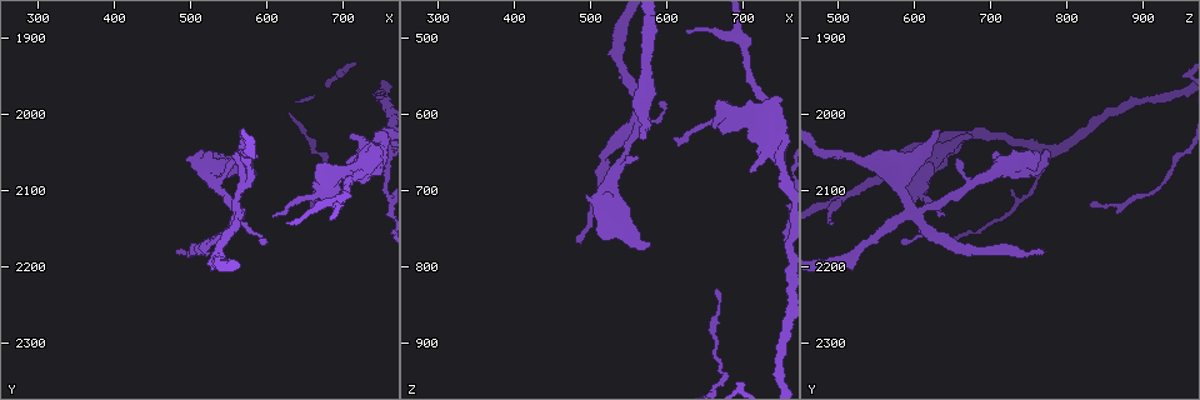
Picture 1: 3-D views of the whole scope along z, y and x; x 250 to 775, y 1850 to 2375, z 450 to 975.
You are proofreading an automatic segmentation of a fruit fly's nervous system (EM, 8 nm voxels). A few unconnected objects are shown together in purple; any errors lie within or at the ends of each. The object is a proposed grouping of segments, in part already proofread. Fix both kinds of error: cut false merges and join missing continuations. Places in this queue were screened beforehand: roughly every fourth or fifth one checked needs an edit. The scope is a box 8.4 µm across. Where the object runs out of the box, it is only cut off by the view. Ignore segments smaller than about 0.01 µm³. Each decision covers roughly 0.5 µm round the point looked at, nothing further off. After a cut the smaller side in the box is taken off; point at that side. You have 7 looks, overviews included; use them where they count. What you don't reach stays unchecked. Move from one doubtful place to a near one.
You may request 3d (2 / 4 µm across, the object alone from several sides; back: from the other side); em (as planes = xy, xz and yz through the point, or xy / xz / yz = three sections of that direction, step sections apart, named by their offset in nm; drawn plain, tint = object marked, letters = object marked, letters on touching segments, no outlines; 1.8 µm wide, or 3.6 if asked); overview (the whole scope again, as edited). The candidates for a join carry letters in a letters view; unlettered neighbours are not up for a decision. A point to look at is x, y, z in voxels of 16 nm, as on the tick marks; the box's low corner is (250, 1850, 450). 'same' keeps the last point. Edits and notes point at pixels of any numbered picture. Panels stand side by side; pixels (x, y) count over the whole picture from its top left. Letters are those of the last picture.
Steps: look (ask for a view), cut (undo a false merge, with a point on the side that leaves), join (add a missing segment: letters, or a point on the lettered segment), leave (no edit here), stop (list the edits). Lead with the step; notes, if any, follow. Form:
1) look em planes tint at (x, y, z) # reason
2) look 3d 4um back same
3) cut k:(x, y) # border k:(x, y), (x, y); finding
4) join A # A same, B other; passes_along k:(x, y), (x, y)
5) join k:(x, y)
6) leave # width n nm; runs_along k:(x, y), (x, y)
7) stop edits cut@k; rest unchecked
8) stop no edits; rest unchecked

look 3d 4um at (715, 2025, 680) # branch stops here

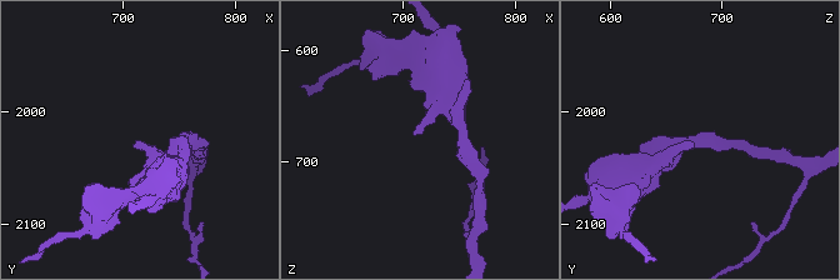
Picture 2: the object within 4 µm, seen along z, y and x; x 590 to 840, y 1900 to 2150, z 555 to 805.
look em xy step 4 letters at (712, 2030, 676) # need the tissue

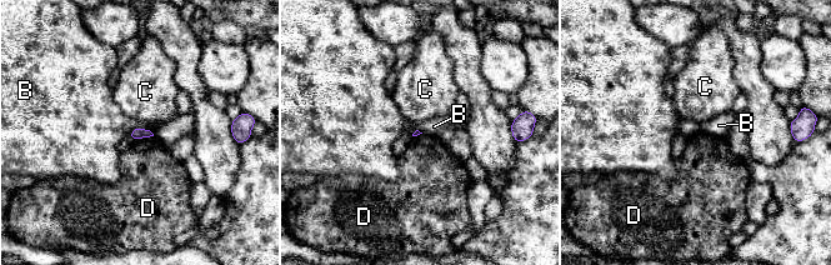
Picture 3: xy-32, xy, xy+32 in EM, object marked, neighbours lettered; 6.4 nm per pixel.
look em planes letters same

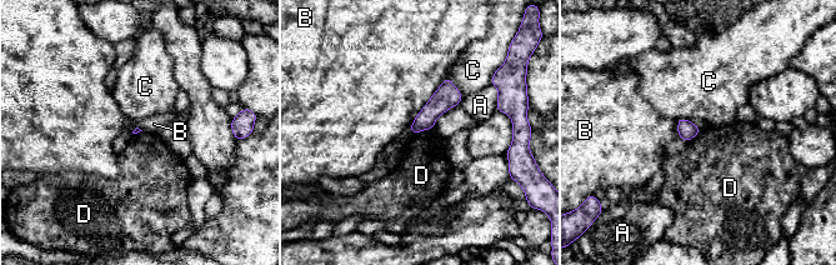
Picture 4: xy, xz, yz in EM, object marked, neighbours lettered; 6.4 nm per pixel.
leave # A other, B other, C other, D other; border 4:(432, 128), (414, 134); no lettered segment goes on from it

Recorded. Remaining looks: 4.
look 3d 2um at (560, 2130, 595) # sharp bend

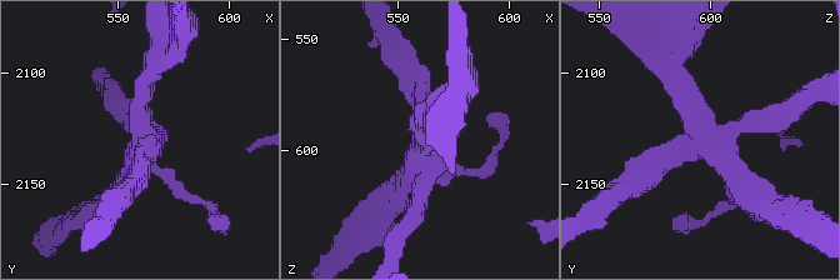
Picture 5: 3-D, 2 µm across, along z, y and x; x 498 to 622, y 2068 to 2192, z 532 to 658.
look em xz step 8 letters at (561, 2129, 592) # shape alone is not enough

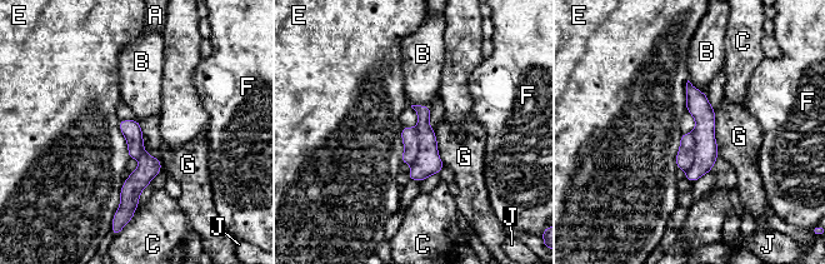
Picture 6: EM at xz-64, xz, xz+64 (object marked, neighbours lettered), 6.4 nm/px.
look em planes letters same # cut it another way

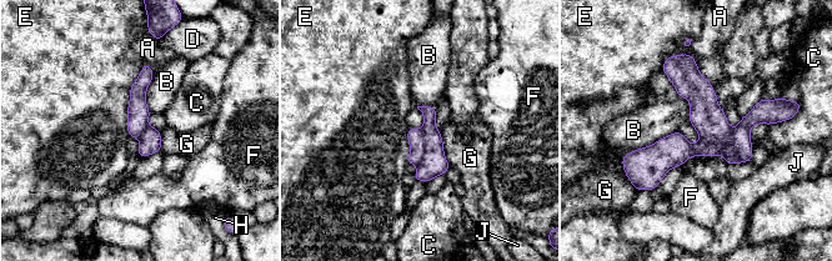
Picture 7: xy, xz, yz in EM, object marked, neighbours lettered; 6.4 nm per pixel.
cut 7:(706, 116) # longest_contact E 500 nm; A other, B other, C other, D other, E other, F other, G other, H other, J other; border 7:(732, 128), (726, 140), (700, 136); a second neuron is stuck on

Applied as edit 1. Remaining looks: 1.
look em planes letters at (505, 2055, 750) # branch stops here

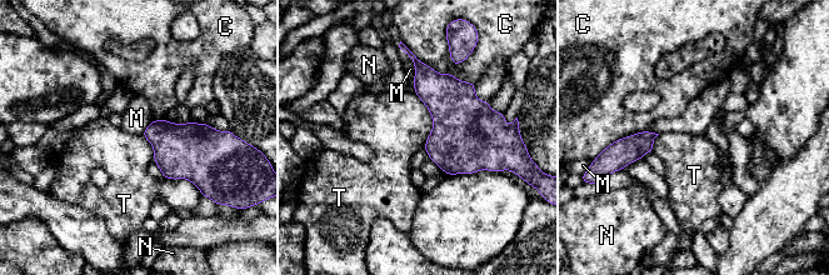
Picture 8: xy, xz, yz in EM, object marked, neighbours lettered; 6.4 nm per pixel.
leave # C other, M other, N other, T other; border 8:(413, 91), (432, 119), (424, 148); no lettered segment goes on from it

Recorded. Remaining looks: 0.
stop edits cut@7; rest unchecked

